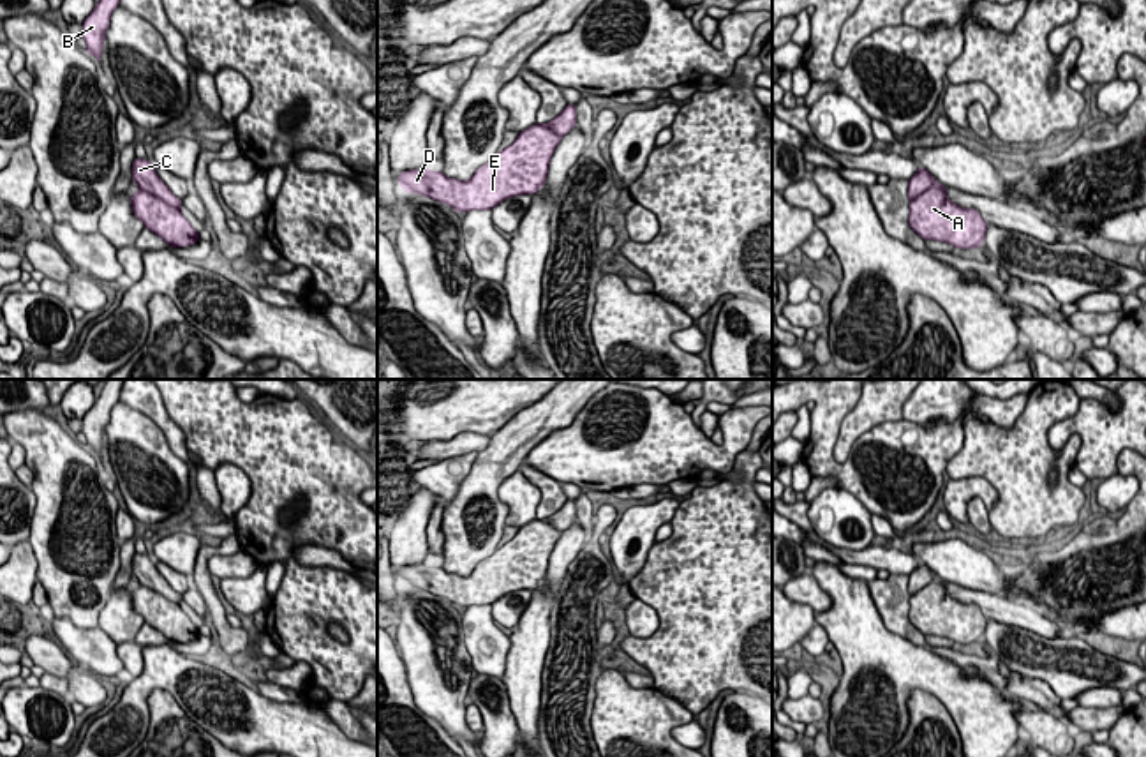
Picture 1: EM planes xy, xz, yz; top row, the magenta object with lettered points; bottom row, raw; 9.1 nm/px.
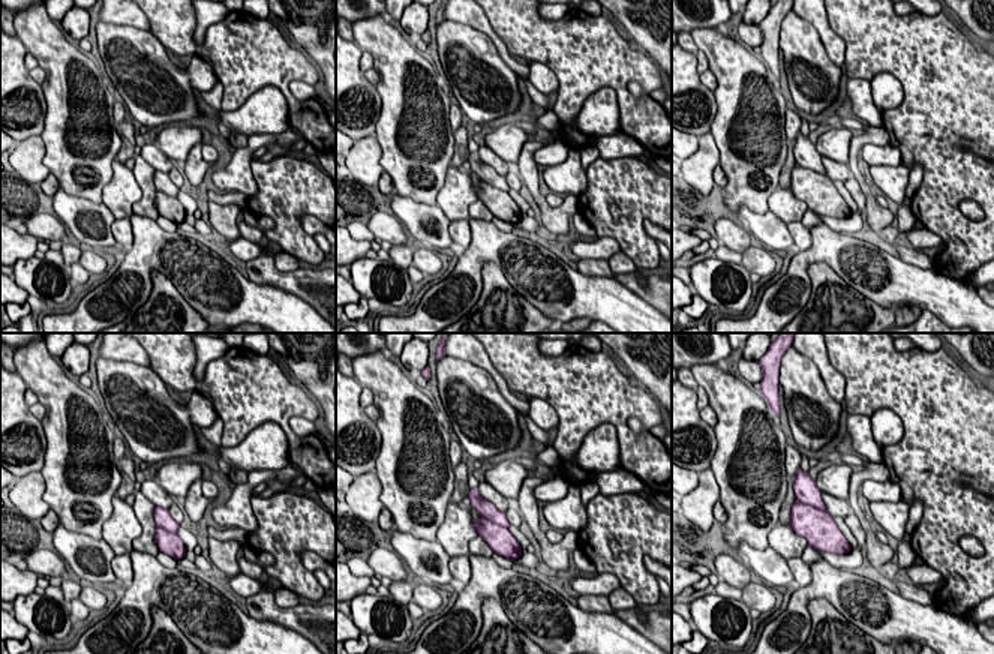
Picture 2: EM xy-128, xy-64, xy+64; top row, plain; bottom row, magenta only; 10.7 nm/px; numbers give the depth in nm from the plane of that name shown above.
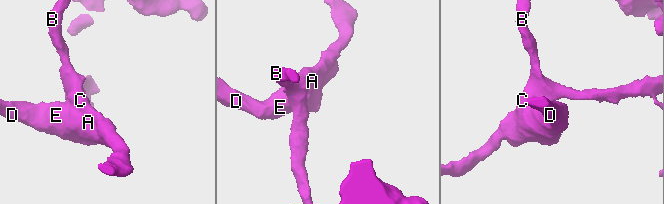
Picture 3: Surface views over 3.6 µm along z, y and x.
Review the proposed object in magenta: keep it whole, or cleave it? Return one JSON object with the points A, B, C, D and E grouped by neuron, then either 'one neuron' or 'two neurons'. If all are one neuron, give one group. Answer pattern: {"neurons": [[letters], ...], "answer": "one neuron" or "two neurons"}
{"neurons": [["A", "B", "C", "D", "E"]], "answer": "one neuron"}

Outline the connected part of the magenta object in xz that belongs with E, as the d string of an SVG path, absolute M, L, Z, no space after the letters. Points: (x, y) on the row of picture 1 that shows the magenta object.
M568 104L554 120L518 132L508 148L480 166L467 182L425 168L404 171L397 182L406 192L428 196L455 212L492 210L511 196L534 194L545 185L555 146L575 125L577 108Z

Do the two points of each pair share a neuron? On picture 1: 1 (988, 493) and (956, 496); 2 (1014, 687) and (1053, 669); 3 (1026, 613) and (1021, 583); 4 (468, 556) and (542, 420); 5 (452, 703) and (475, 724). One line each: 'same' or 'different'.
1: same
2: different
3: different
4: same
5: different

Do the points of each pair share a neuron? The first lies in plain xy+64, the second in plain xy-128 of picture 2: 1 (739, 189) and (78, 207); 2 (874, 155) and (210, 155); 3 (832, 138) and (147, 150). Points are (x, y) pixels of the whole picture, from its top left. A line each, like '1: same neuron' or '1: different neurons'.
1: different neurons
2: same neuron
3: different neurons

